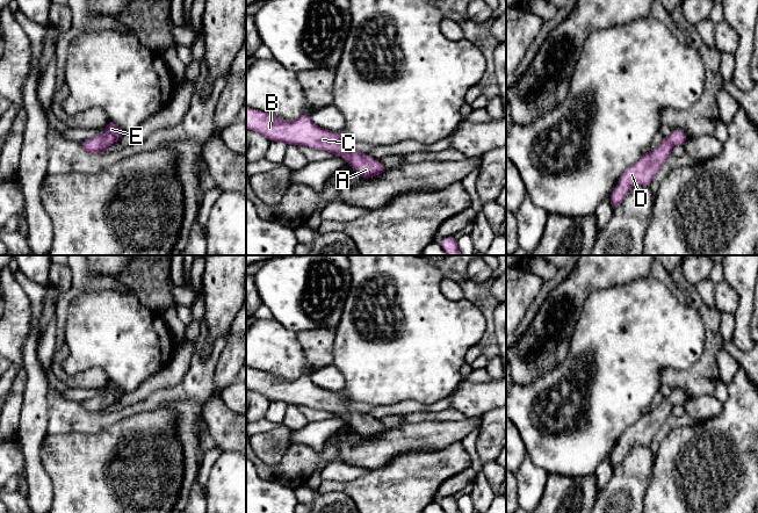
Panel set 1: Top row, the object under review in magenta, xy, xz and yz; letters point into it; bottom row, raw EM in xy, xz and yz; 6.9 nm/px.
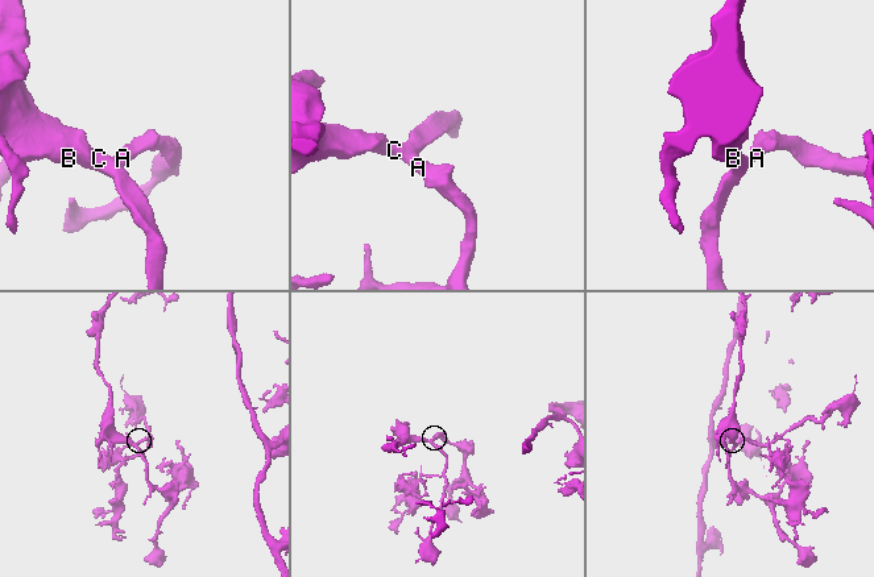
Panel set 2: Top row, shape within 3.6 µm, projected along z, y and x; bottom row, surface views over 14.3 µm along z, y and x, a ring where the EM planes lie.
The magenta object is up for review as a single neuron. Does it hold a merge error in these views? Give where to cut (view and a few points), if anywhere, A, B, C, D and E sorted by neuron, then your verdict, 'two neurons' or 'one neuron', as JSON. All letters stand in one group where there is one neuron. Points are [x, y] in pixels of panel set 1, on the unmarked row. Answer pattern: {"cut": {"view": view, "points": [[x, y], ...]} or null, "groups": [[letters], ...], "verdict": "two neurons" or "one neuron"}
{"cut": null, "groups": [["A", "B", "C", "D", "E"]], "verdict": "one neuron"}

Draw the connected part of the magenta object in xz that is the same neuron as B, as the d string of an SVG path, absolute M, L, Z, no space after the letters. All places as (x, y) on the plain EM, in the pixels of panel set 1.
M246 366L246 389L266 396L270 402L304 405L341 417L360 438L375 438L387 431L381 420L370 418L366 412L351 410L352 402L342 392L317 386L309 373L302 374L295 381L286 381Z

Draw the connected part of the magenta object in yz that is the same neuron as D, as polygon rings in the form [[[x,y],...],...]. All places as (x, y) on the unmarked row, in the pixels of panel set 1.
[[[672,389],[670,396],[664,397],[656,409],[649,410],[637,422],[629,426],[619,438],[611,454],[612,468],[618,467],[634,446],[650,446],[662,424],[672,413],[673,406],[685,404],[687,400],[687,393],[684,390]]]

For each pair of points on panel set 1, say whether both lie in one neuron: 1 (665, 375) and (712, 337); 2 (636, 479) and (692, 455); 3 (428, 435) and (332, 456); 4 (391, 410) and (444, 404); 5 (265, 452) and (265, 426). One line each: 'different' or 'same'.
1: same
2: different
3: different
4: same
5: different

